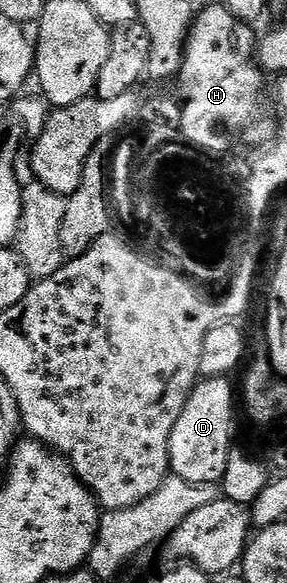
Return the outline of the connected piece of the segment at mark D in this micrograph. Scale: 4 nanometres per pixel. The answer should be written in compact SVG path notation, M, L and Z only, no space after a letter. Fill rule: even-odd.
M209 376L200 379L195 389L185 402L185 410L181 410L181 418L177 418L177 426L173 426L173 434L169 438L170 471L180 476L185 482L194 484L219 484L222 481L229 454L233 450L231 435L235 432L235 408L237 412L237 392L231 389L227 376Z

